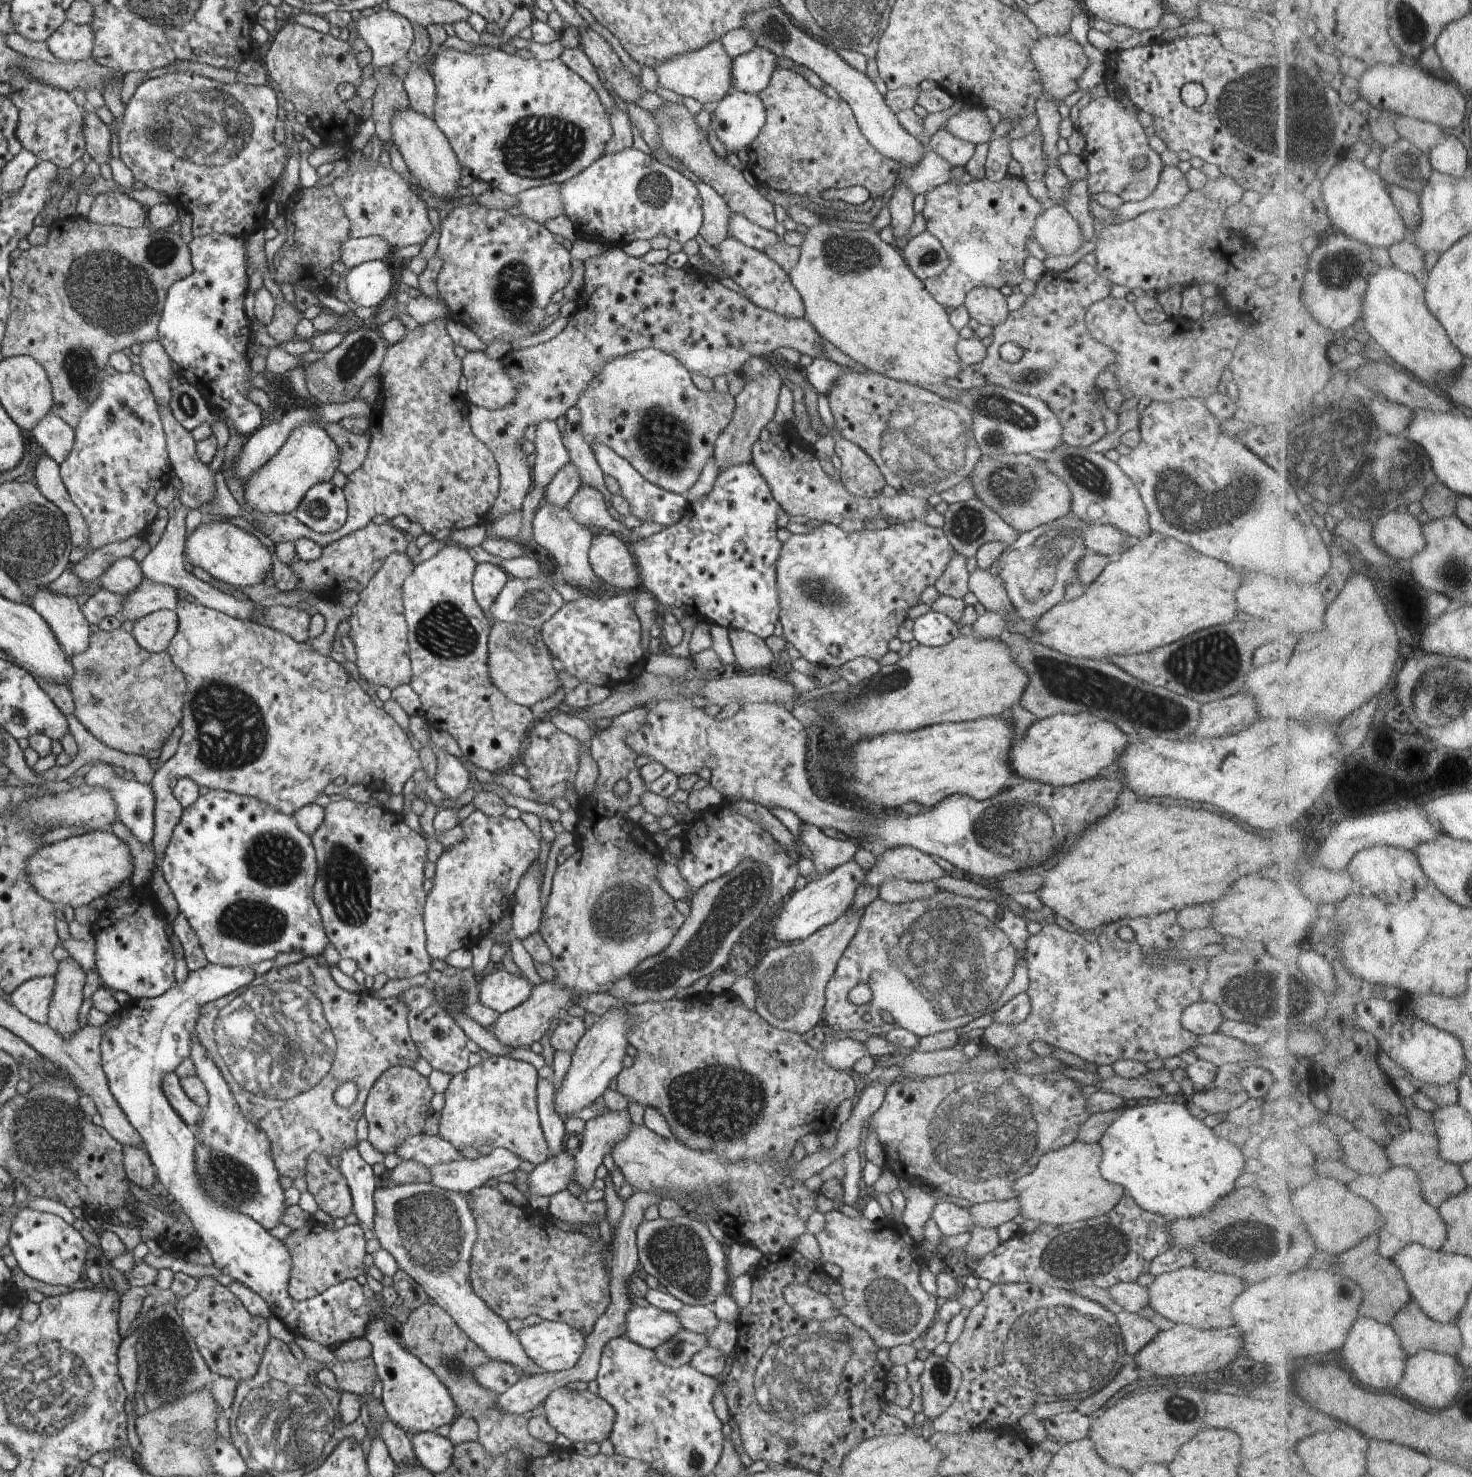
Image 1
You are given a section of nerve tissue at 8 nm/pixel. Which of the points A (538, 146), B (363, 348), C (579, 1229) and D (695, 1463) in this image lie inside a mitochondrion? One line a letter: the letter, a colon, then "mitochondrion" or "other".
A: mitochondrion
B: mitochondrion
C: other
D: mitochondrion

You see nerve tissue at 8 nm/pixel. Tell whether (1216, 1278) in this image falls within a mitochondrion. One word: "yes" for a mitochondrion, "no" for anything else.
no

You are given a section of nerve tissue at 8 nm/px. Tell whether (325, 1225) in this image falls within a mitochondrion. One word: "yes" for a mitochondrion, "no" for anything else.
no

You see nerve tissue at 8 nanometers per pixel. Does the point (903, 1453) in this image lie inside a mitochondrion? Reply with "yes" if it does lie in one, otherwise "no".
no

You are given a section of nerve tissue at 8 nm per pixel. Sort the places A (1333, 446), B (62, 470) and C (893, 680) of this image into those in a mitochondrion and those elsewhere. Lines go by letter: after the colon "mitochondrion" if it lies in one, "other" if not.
A: mitochondrion
B: other
C: mitochondrion

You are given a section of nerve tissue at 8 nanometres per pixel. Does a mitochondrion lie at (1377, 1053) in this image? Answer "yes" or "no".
no

